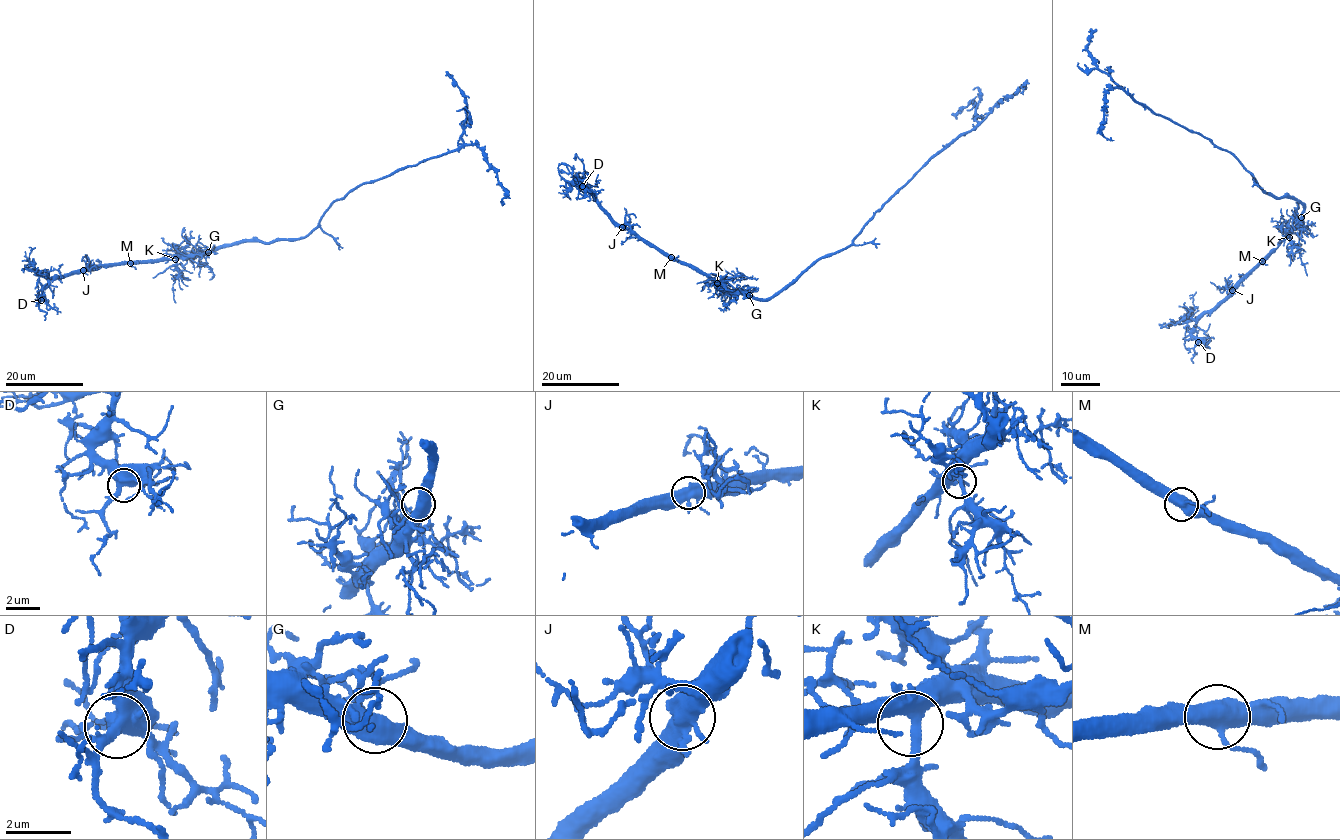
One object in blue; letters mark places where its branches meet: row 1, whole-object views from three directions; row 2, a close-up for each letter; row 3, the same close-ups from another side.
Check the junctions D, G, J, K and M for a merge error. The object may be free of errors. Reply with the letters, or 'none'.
none

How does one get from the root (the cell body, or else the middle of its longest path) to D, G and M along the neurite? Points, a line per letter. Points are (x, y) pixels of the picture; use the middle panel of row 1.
D: (816, 261), (766, 299), (725, 291), (706, 275), (670, 259), (629, 231), (618, 227), (582, 181), (582, 186)
G: (816, 261), (770, 297), (755, 299), (749, 295)
M: (816, 261), (770, 297), (759, 299), (725, 291), (706, 275), (671, 257)

